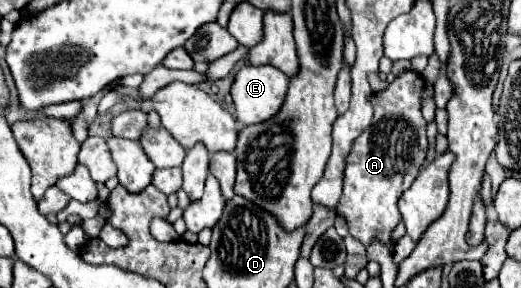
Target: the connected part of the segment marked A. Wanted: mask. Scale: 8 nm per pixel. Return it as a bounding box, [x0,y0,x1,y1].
[337,70,427,246]

